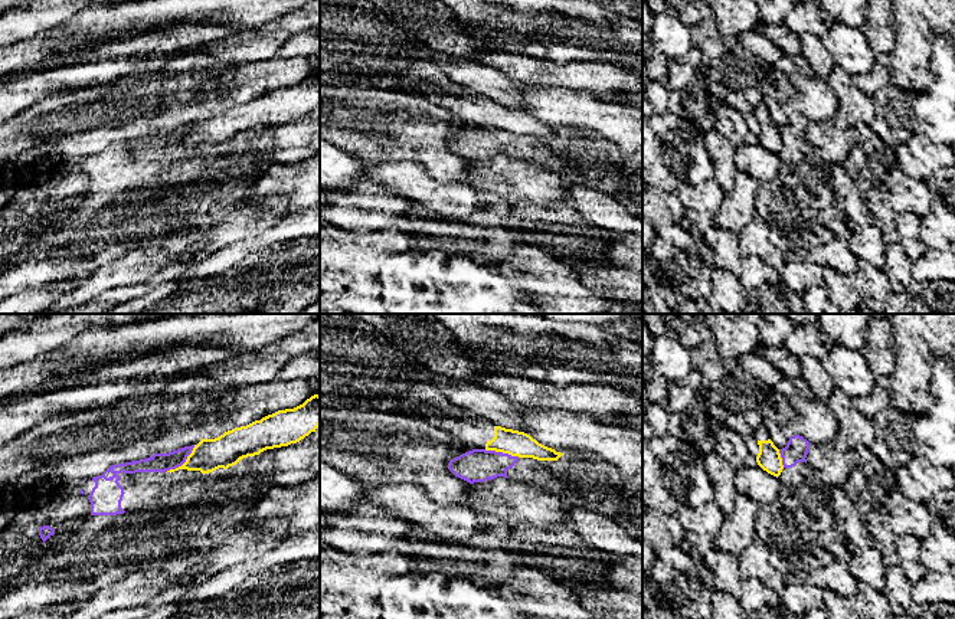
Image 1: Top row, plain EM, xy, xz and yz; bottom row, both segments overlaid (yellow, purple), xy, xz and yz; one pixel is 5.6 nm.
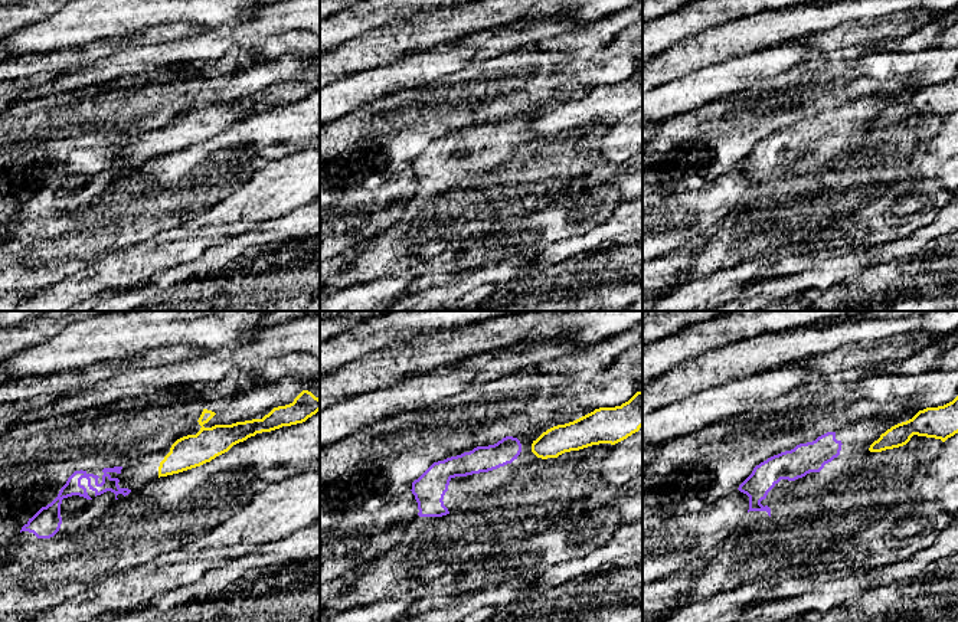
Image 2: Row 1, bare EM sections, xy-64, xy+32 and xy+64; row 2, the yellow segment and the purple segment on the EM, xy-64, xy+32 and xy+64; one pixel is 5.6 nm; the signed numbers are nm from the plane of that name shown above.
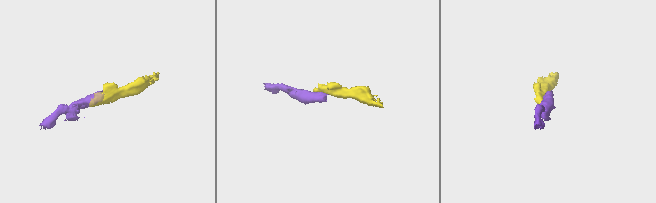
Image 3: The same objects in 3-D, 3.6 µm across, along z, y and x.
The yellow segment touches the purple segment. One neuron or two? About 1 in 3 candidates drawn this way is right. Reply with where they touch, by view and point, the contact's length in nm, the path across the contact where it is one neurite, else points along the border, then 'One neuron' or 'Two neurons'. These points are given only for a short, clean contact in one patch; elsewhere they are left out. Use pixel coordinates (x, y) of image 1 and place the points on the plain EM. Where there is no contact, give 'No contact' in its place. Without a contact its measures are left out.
Touches yellow at xy (185, 140). Shared border 220 nm. Boundary: xy (195, 123), (180, 143), (167, 148). Two neurons

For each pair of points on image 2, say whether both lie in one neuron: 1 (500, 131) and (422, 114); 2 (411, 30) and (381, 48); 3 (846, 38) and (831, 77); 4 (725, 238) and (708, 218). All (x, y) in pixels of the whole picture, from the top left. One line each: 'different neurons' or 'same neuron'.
1: different neurons
2: same neuron
3: different neurons
4: different neurons

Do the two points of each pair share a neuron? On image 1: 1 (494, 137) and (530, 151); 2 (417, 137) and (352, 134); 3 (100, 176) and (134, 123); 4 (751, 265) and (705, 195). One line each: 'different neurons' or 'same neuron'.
1: same neuron
2: same neuron
3: different neurons
4: different neurons

